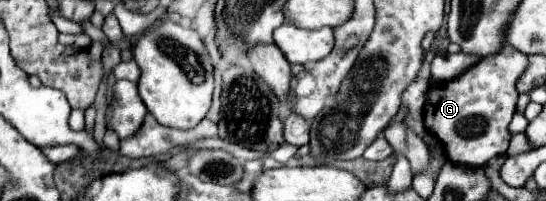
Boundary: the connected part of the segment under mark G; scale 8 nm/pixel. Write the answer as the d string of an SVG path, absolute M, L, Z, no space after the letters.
M506 45L498 55L478 61L458 79L436 83L426 93L424 127L438 137L446 157L452 163L468 167L484 167L492 157L504 155L508 149L508 125L516 111L516 81L528 67L526 53Z

